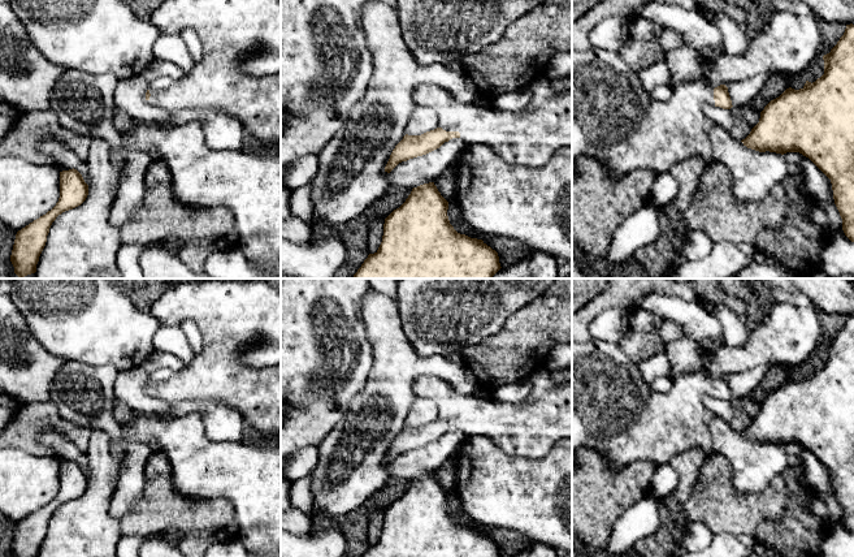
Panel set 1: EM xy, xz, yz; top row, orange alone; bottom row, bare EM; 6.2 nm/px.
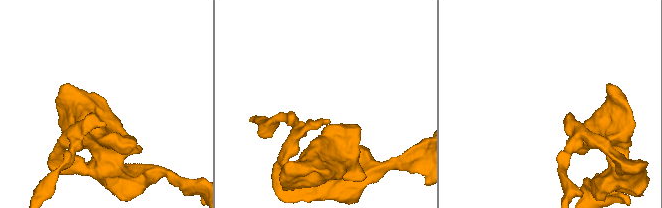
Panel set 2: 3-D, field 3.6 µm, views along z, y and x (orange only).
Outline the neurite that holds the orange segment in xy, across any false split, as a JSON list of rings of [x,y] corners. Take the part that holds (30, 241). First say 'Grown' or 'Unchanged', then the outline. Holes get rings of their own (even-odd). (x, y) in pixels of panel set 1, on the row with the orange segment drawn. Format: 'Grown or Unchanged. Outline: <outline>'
Unchanged. Outline: [[[77,169],[60,172],[60,198],[45,215],[17,232],[10,262],[18,277],[36,272],[52,223],[65,211],[81,206],[88,195],[88,185]]]

